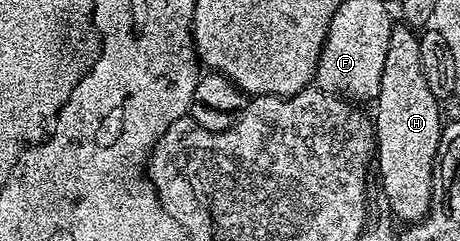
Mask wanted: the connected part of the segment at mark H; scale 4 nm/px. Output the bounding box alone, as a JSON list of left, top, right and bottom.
[375,26,443,225]

